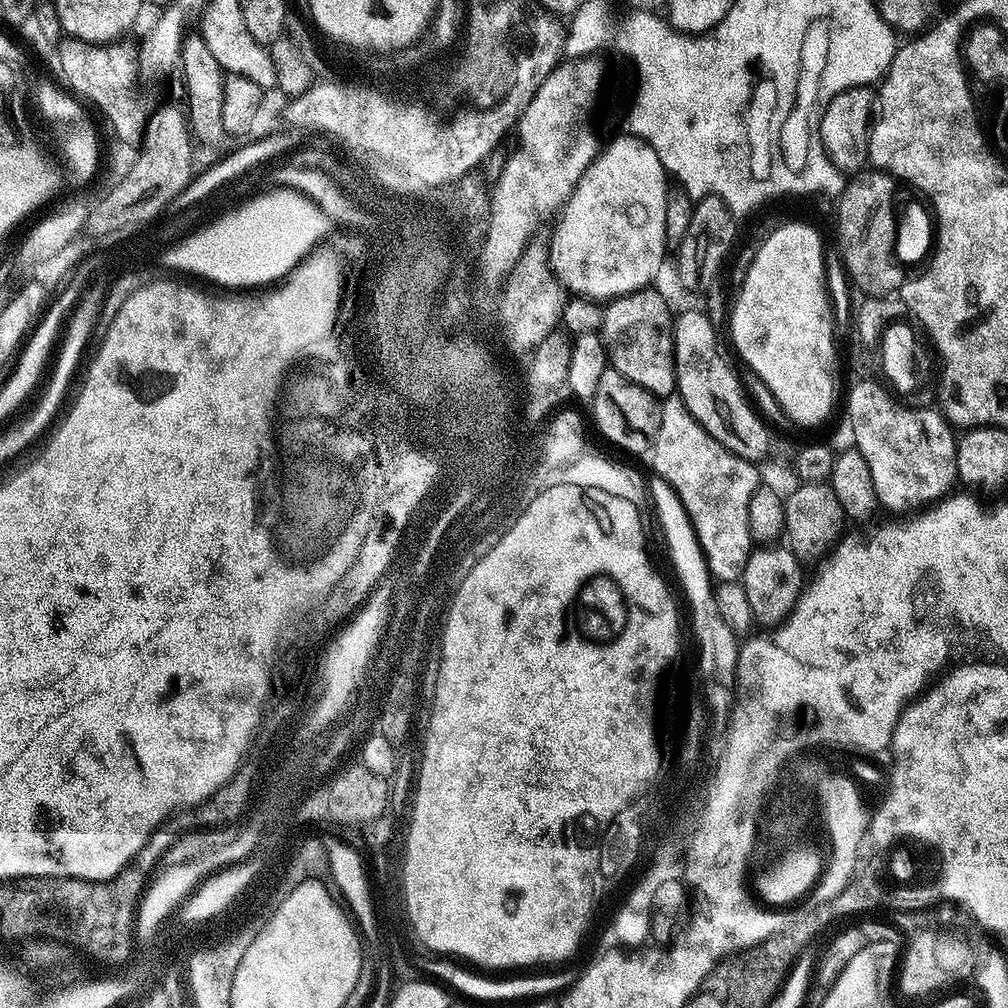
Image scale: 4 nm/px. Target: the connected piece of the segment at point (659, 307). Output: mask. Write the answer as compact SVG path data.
M640 288L625 296L617 296L603 309L604 321L598 331L607 352L607 363L630 382L642 386L657 398L677 391L674 313L668 309L664 296L652 288Z

